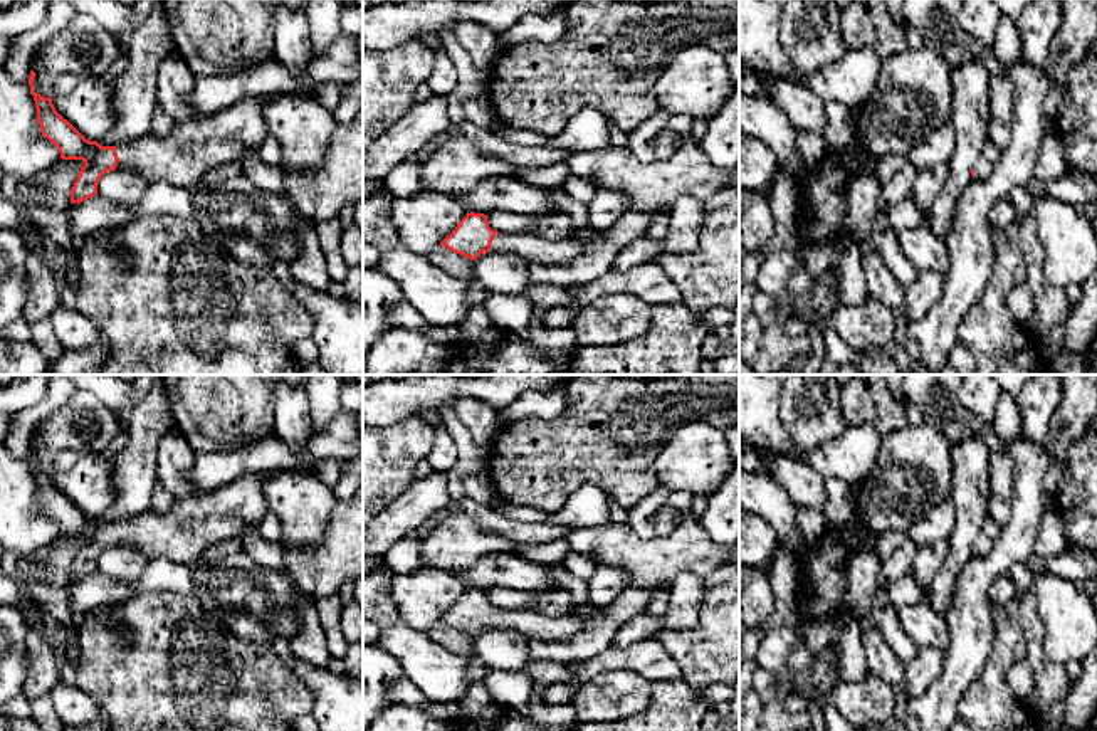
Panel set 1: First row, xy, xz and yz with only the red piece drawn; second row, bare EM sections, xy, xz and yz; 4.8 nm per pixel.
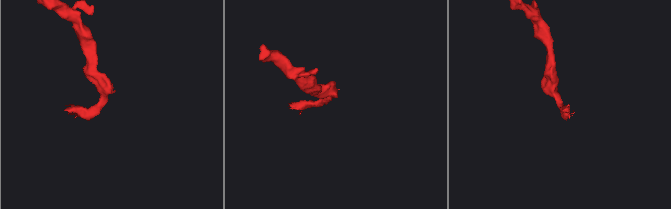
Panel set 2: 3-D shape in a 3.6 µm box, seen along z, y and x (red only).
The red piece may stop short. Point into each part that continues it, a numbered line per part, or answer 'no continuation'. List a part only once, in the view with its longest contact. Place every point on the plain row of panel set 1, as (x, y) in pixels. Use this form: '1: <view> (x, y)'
1: xy (192, 525)

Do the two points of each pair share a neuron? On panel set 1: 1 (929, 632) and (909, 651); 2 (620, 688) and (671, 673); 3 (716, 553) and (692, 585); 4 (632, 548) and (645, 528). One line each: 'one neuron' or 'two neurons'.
1: two neurons
2: two neurons
3: two neurons
4: two neurons

